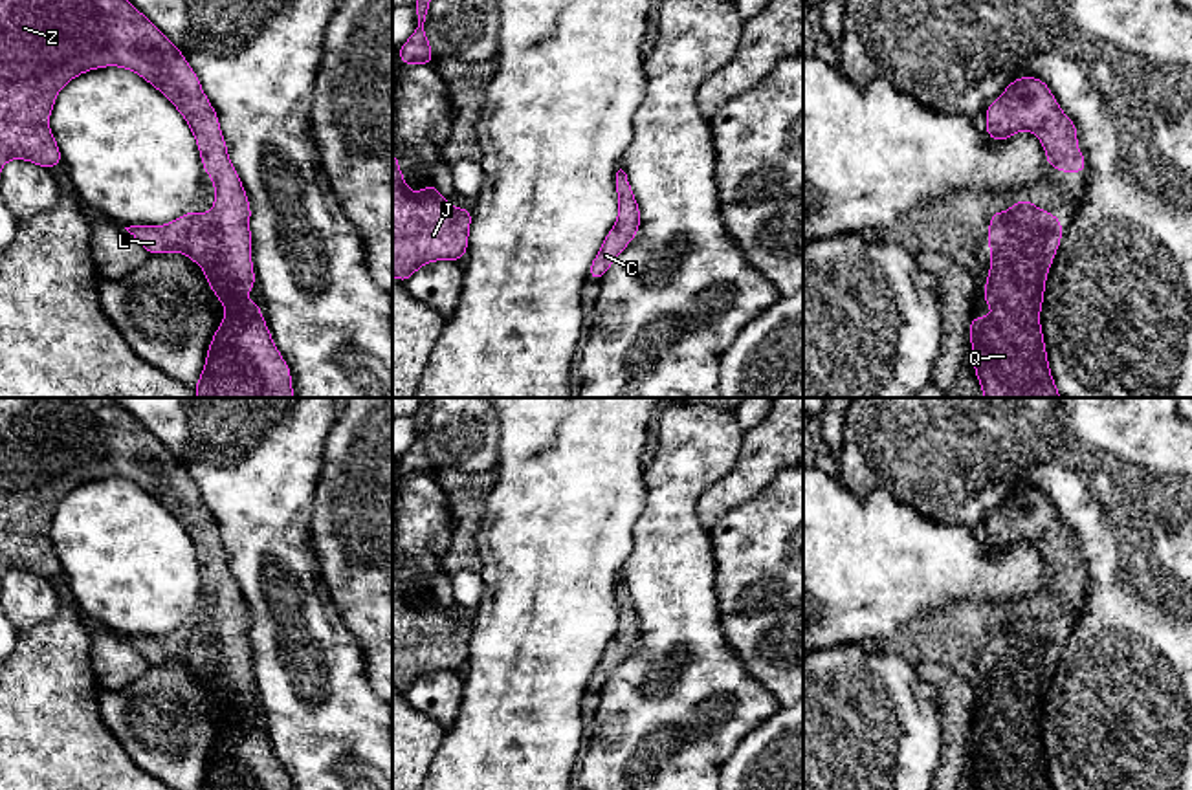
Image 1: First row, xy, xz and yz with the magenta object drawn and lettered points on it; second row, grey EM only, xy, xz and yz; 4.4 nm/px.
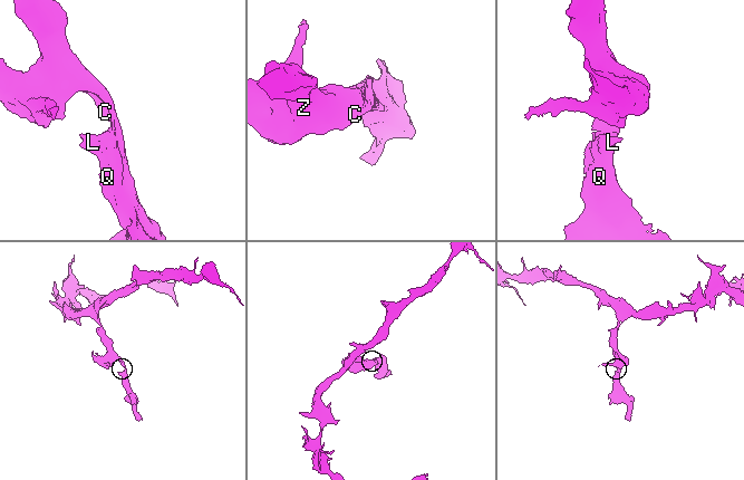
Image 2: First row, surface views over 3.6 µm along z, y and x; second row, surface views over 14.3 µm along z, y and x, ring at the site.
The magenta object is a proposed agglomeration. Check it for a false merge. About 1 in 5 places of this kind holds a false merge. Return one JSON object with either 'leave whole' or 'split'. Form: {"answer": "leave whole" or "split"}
{"answer": "leave whole"}

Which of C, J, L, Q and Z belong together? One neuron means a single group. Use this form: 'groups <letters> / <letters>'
groups C J L Q Z

